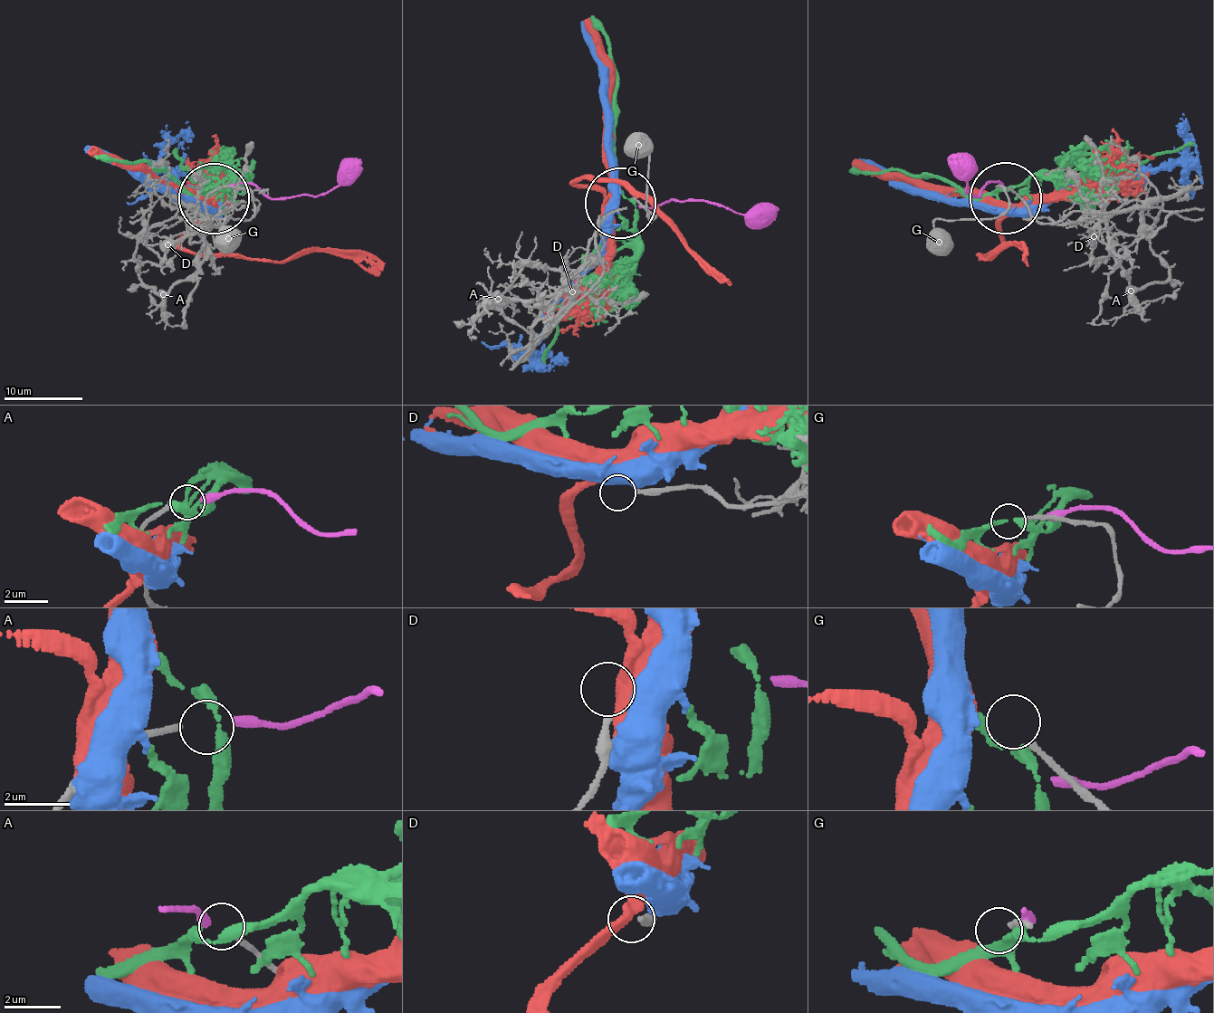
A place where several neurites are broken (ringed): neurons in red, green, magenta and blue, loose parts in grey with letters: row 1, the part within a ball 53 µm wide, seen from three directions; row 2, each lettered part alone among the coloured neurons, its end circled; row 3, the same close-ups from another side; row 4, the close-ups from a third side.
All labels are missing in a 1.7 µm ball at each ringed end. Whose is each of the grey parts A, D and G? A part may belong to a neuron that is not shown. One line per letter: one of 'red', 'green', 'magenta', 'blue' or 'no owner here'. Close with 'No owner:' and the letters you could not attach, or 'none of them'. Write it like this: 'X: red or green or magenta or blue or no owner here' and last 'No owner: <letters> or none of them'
A: magenta
D: no owner here
G: no owner here
No owner: D, G

